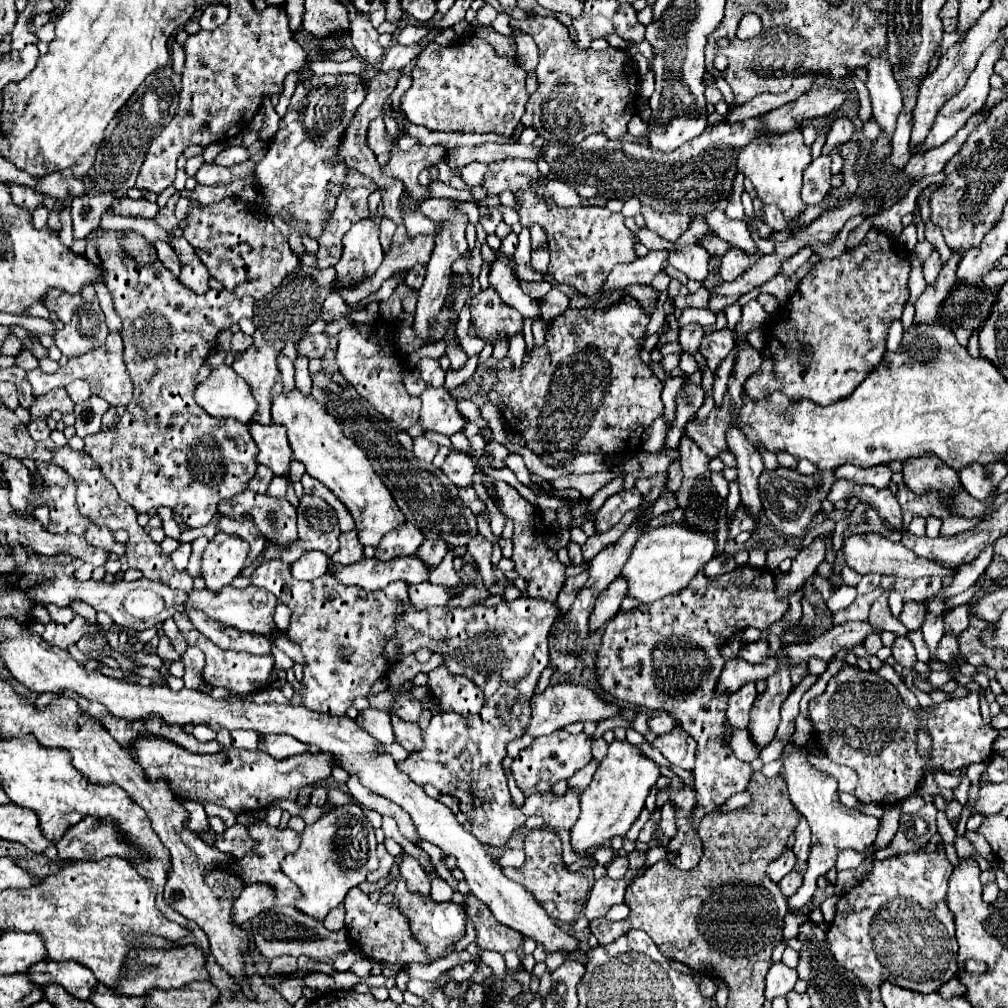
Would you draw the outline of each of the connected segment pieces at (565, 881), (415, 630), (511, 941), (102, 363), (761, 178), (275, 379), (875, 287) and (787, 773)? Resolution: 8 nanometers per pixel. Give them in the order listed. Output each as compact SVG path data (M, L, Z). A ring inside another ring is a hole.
M530 830L524 840L526 862L520 868L504 868L506 876L524 888L542 904L548 916L562 922L574 922L582 914L584 902L590 892L590 884L582 872L570 872L562 860L562 840L554 830Z
M262 556L256 558L256 560L260 560L260 566L258 566L258 568L254 570L254 574L250 576L252 586L266 588L268 592L272 592L272 594L276 596L278 602L286 604L286 606L292 610L290 628L286 630L286 636L288 636L294 644L300 646L300 650L302 650L302 654L304 654L304 660L306 660L306 664L304 664L304 678L302 678L302 692L300 692L300 694L302 694L302 706L304 706L304 708L310 708L310 710L322 712L322 714L342 716L342 714L346 714L346 710L354 704L356 698L366 696L366 694L370 692L372 684L374 684L376 680L384 678L384 676L394 668L394 664L400 662L400 656L406 658L408 654L414 654L416 650L422 650L422 648L428 648L430 652L438 652L438 654L444 656L444 662L442 662L442 664L448 668L450 674L466 676L468 680L472 680L474 684L478 684L478 686L482 688L482 692L484 692L484 706L482 706L482 710L480 710L478 714L461 716L460 722L462 722L462 724L457 724L457 714L454 712L441 712L436 714L436 716L432 716L430 726L428 726L428 732L424 730L424 742L426 742L424 748L422 748L420 752L410 754L406 760L398 762L398 768L400 768L402 772L406 772L416 784L432 784L432 786L438 788L442 794L452 794L452 796L456 796L456 798L460 800L460 810L462 810L462 812L468 816L468 820L474 824L472 834L474 834L480 842L490 844L490 846L504 846L504 844L508 842L508 838L512 836L512 832L518 830L518 828L522 828L522 826L526 824L526 818L528 818L530 814L542 816L542 818L546 820L546 826L550 826L550 828L570 830L570 828L574 826L574 822L578 820L578 814L580 814L580 808L578 808L578 798L580 798L580 796L578 796L574 790L568 790L562 798L554 798L552 794L544 794L544 796L542 796L542 794L534 794L534 796L526 798L526 802L524 802L522 808L514 808L512 802L510 802L508 782L506 782L506 776L504 776L504 770L502 770L502 758L506 756L506 742L520 738L520 736L524 734L524 728L528 726L528 718L530 718L530 698L532 698L532 694L534 694L534 686L536 686L536 682L538 682L538 678L540 678L540 674L542 674L542 670L548 666L548 630L552 628L552 622L560 616L558 604L550 604L548 600L534 600L534 598L530 598L530 596L520 596L520 598L516 598L516 600L512 600L512 602L504 600L504 602L496 604L496 606L474 604L474 606L468 606L468 608L450 608L448 612L444 610L444 614L430 614L428 610L418 610L418 608L412 606L412 602L410 602L410 598L408 598L408 584L402 584L402 582L388 584L386 590L366 592L364 588L358 588L358 586L342 586L342 584L338 584L338 580L334 580L334 576L330 576L330 574L324 574L324 576L320 576L318 580L310 580L310 582L294 580L294 578L290 576L290 564L286 564L286 562L282 562L282 560L262 560ZM396 608L402 608L402 610L404 610L400 618L396 616ZM342 648L350 648L350 650L352 650L350 658L348 658L348 656L342 656L342 652L340 652Z
M466 894L464 900L468 918L474 922L476 928L476 944L482 950L496 950L500 954L506 954L510 950L522 948L524 936L520 932L514 932L514 928L506 928L504 924L496 922L490 908L476 900L476 896Z
M110 332L102 348L94 349L90 354L84 354L80 358L70 358L66 366L60 368L56 374L44 374L40 368L28 372L32 392L34 392L34 396L42 396L42 394L50 392L54 388L68 386L76 378L84 378L84 380L90 380L90 384L94 388L94 394L102 396L112 406L126 406L132 400L132 380L126 374L123 353L124 344L120 333Z
M792 130L782 136L758 138L750 142L746 148L740 150L738 170L754 184L762 204L776 204L784 212L786 220L794 222L808 208L806 204L802 204L800 190L802 190L802 174L810 162L812 162L810 148L804 146L800 130Z
M300 264L290 276L286 276L286 280L284 280L274 292L270 292L270 296L264 296L262 300L256 302L256 306L254 306L254 318L252 318L252 320L254 320L254 326L256 326L256 330L254 330L254 334L252 334L252 340L254 340L254 342L252 342L252 346L242 354L242 358L232 364L234 372L236 372L238 376L242 376L242 378L250 384L252 392L254 392L258 404L260 404L260 408L258 408L258 412L254 414L252 420L256 420L256 422L260 422L260 424L272 422L272 416L270 416L272 396L278 394L278 392L282 392L282 376L280 376L276 358L278 358L278 354L282 352L282 348L284 348L286 342L294 342L294 344L296 344L296 342L306 334L308 326L314 324L314 322L320 318L320 314L322 314L322 304L324 304L326 296L332 292L330 284L334 282L334 278L336 278L334 268L320 270L320 268L312 268L312 266Z
M870 228L866 238L854 250L844 252L834 259L823 259L800 282L800 294L794 300L790 316L784 316L780 328L770 326L766 334L766 346L762 350L762 368L758 374L746 380L746 394L752 400L764 400L772 392L780 390L790 400L814 400L814 404L832 404L854 392L854 388L870 374L874 364L880 364L886 352L888 328L902 316L908 302L908 274L910 254L900 242L892 242L886 232Z
M792 742L786 744L782 756L782 774L786 778L786 784L788 784L788 794L790 794L790 800L798 806L798 810L806 816L810 828L812 828L812 844L810 844L810 856L808 856L808 870L804 874L804 882L802 886L798 888L798 892L788 898L788 908L794 910L794 908L800 908L804 906L812 896L814 896L814 888L816 888L816 880L818 876L826 874L830 868L834 868L836 864L836 856L842 852L842 850L856 850L860 854L868 854L874 846L874 840L876 840L876 834L878 834L878 818L874 816L866 816L858 810L852 810L852 808L846 808L840 798L838 798L838 786L836 786L836 780L814 770L804 754L796 752L792 748Z

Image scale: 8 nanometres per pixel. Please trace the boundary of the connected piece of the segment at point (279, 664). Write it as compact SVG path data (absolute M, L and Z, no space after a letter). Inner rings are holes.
M272 644L272 652L275 659L274 667L277 669L288 670L293 666L293 661L284 652L282 652L276 645Z

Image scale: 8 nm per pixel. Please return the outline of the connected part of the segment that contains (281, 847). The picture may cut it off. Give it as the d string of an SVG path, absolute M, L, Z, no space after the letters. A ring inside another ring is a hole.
M258 822L254 824L250 830L250 836L256 840L256 852L252 856L244 856L242 860L236 860L238 864L234 864L234 872L238 872L238 876L244 880L244 884L254 884L254 882L264 882L264 884L270 884L276 888L276 902L280 906L288 906L288 904L294 904L294 900L298 900L298 886L288 880L288 876L280 870L280 862L286 854L298 850L298 844L300 844L300 834L286 828L286 830L280 830L280 828L272 828L268 826L266 822Z

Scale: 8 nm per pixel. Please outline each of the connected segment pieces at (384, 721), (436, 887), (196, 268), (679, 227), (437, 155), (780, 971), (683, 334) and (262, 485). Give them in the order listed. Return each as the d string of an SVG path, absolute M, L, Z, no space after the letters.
M368 708L366 712L358 714L356 722L370 736L374 736L380 744L396 742L394 740L394 732L392 732L392 724L390 724L390 714L382 712L382 710L376 710L376 708Z
M428 862L428 868L426 868L426 874L430 876L430 894L434 896L436 902L448 902L452 900L452 888L446 884L446 880L442 880L434 868L432 862Z
M180 236L179 238L173 238L169 244L182 262L180 282L184 286L188 286L190 290L194 290L196 294L208 292L210 272L206 272L206 266L202 264L202 260L200 260L190 243L184 236Z
M646 206L642 208L642 214L646 220L646 228L656 232L664 240L670 240L670 242L676 242L688 230L688 224L692 220L686 214L668 214L668 212L660 214L660 212L654 212Z
M414 144L408 152L392 152L388 164L384 166L384 172L390 176L400 178L406 184L406 190L412 194L412 198L418 203L431 198L428 186L421 186L418 176L424 166L432 166L438 162L444 162L448 156L448 146L442 144L432 144L432 146L422 146Z
M774 962L766 974L766 998L776 998L788 994L798 980L798 974L794 968L786 966L784 962Z
M696 322L680 328L680 332L678 332L678 342L680 342L680 346L682 346L682 352L688 352L688 354L694 356L694 354L700 350L700 340L702 340L702 336L704 336L702 326L696 324Z
M258 464L258 472L256 472L254 480L250 480L248 488L250 488L252 492L264 494L264 492L266 492L266 488L268 488L268 484L270 484L270 480L272 480L272 476L274 476L274 474L270 472L270 468L266 468L264 464Z

